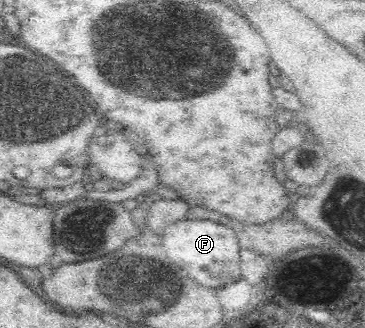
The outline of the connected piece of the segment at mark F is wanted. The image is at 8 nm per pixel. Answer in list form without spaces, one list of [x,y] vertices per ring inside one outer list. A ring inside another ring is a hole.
[[[179,220],[169,224],[163,234],[163,250],[173,256],[177,264],[199,284],[207,288],[219,288],[229,280],[239,280],[239,242],[231,228],[215,224],[211,220]]]

